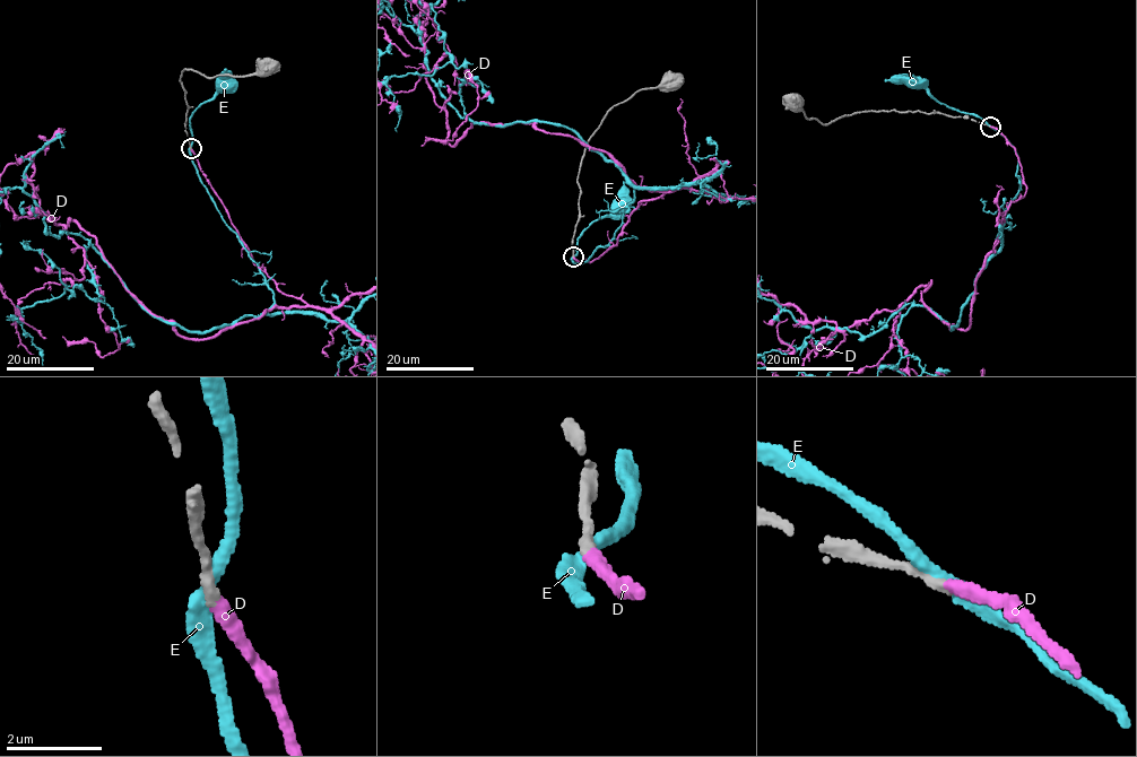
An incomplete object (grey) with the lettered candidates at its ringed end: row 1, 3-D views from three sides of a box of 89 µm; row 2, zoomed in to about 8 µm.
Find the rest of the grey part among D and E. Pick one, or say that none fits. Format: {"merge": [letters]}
{"merge": ["D"]}

